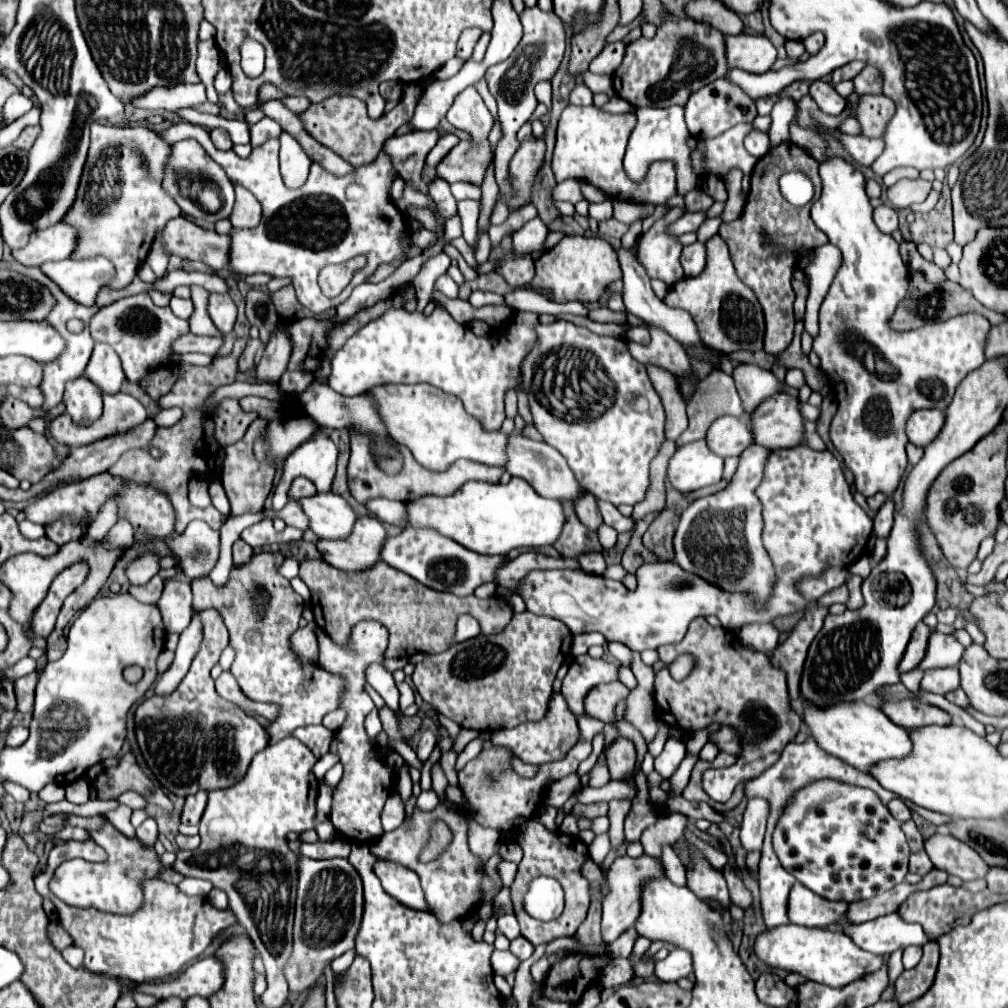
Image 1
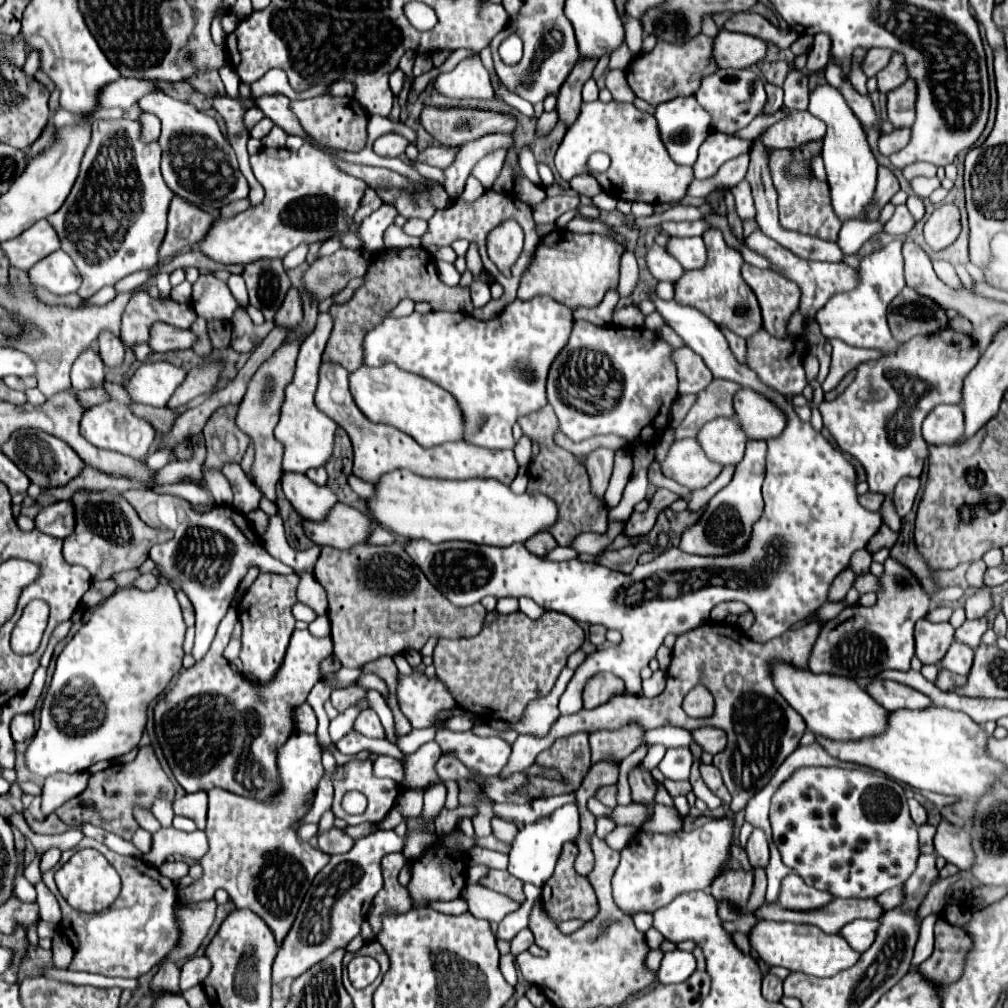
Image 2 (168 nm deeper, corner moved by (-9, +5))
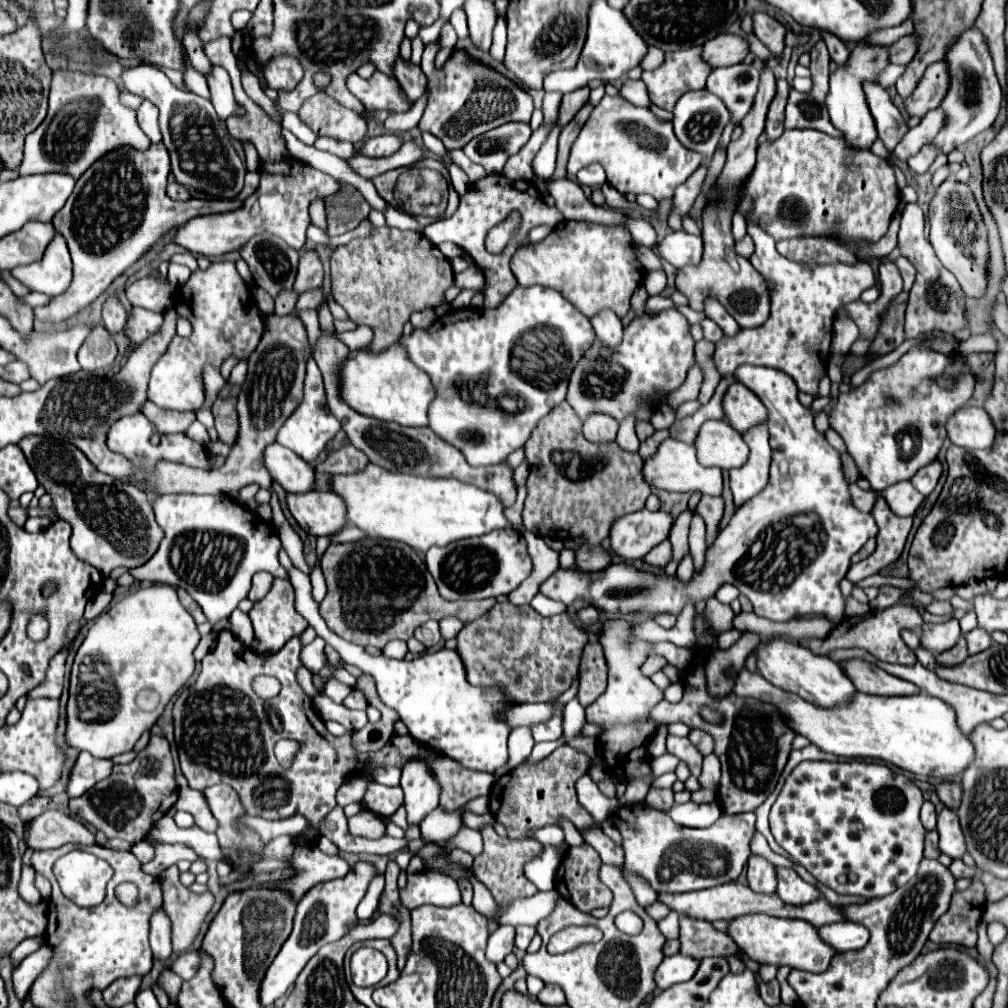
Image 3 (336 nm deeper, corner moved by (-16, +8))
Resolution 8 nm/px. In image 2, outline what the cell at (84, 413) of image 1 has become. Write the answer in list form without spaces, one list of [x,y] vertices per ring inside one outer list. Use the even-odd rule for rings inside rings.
[[[87,348],[81,352],[71,368],[71,384],[75,390],[87,390],[91,386],[103,384],[105,378],[105,364],[97,352],[97,348]]]

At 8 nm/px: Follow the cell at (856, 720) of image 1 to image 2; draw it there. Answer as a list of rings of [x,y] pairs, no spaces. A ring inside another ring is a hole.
[[[771,662],[771,680],[777,692],[803,716],[807,728],[831,740],[857,740],[881,734],[887,728],[887,712],[863,688],[843,676],[813,674],[789,662]]]

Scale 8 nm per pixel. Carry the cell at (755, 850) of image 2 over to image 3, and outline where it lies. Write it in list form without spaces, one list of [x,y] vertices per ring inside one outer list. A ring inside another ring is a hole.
[[[752,855],[748,859],[748,885],[760,893],[776,891],[776,867],[762,855]]]

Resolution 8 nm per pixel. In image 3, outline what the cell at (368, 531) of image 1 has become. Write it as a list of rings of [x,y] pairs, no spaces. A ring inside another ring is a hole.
[[[306,493],[306,495],[288,495],[288,509],[302,529],[316,537],[330,537],[340,533],[346,523],[346,505],[344,499],[336,493]]]

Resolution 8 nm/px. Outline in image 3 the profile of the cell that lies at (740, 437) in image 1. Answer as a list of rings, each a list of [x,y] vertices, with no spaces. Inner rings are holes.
[[[706,421],[696,437],[696,449],[702,465],[736,469],[748,461],[750,449],[742,435],[726,421]]]

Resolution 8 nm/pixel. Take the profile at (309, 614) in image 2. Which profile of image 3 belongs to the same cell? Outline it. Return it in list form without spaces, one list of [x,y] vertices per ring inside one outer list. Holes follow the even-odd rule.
[[[280,549],[280,563],[288,571],[288,579],[296,591],[296,611],[316,629],[316,633],[332,645],[340,657],[360,667],[364,673],[376,679],[380,699],[400,713],[402,723],[408,727],[410,735],[422,745],[434,749],[436,753],[444,753],[454,761],[460,761],[464,767],[472,767],[476,771],[496,773],[508,762],[508,736],[510,727],[502,721],[496,721],[494,715],[508,709],[510,703],[504,699],[500,689],[480,689],[468,685],[464,677],[464,665],[454,651],[440,649],[438,653],[418,655],[410,661],[396,661],[386,655],[372,657],[360,645],[348,643],[336,637],[324,623],[318,603],[312,597],[310,577],[296,569],[284,549]]]

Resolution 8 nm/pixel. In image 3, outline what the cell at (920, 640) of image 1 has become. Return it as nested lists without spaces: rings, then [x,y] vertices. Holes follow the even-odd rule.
[[[950,619],[946,623],[924,623],[922,625],[922,647],[934,655],[952,649],[958,639],[960,639],[962,631],[958,625],[958,619]]]

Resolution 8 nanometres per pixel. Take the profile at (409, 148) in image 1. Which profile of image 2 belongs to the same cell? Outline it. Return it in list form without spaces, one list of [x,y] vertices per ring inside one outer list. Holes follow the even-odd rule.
[[[389,132],[389,134],[383,134],[381,138],[375,140],[373,144],[373,150],[377,156],[383,156],[383,158],[395,158],[399,154],[405,152],[405,146],[409,142],[401,136],[401,134],[395,134],[395,132]]]

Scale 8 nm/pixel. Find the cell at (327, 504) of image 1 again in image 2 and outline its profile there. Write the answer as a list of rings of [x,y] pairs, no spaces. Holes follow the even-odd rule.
[[[283,472],[281,488],[293,508],[309,520],[321,520],[329,508],[337,502],[335,494],[327,486],[313,484],[305,474]]]

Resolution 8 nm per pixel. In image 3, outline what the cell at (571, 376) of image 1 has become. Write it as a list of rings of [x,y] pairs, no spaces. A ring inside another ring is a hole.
[[[666,309],[656,317],[636,317],[624,327],[624,339],[616,349],[604,349],[604,343],[596,339],[576,363],[568,383],[566,401],[580,421],[584,423],[592,413],[604,413],[616,421],[628,415],[636,421],[650,421],[654,413],[650,403],[678,389],[694,361],[694,339],[688,329],[688,321],[676,309]]]

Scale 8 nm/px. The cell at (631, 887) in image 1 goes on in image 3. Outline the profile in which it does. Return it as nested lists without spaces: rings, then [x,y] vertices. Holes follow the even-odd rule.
[[[640,803],[620,809],[610,821],[618,827],[624,839],[624,869],[640,875],[660,895],[708,889],[736,881],[750,857],[748,843],[754,835],[756,815],[722,813],[718,821],[706,829],[688,829],[676,825],[670,817],[664,817],[662,811]]]

